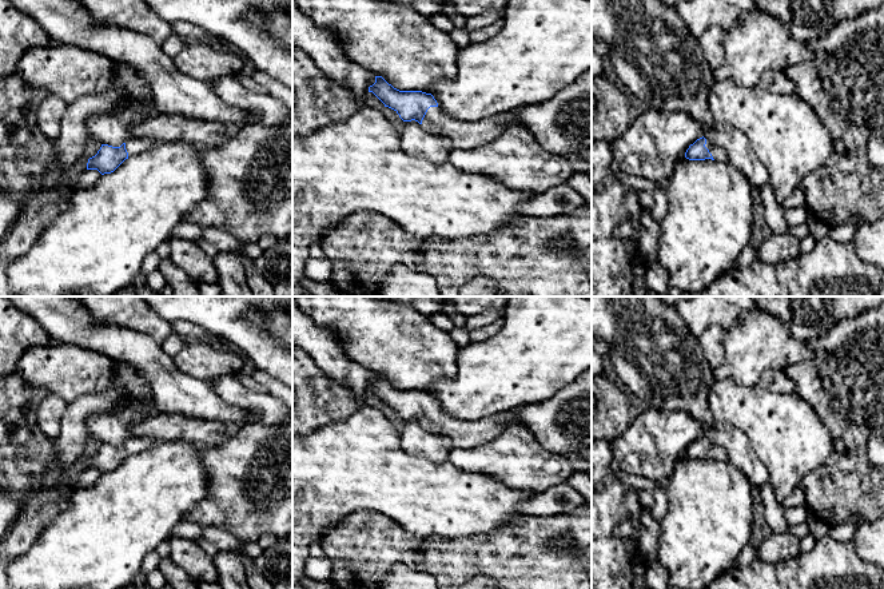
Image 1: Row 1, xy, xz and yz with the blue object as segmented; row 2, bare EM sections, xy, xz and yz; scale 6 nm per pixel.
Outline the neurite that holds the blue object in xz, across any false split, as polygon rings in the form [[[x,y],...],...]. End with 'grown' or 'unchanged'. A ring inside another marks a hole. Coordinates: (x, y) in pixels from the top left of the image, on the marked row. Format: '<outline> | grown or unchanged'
[[[592,69],[551,100],[517,107],[477,122],[454,120],[438,107],[431,93],[399,91],[382,76],[375,76],[369,92],[394,110],[403,122],[415,120],[427,132],[449,138],[454,148],[477,148],[495,139],[506,124],[521,123],[541,148],[566,156],[574,172],[586,172],[580,154],[592,150]]] | grown

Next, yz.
[[[704,136],[689,146],[685,158],[689,160],[712,159],[717,162],[728,162],[726,152],[722,148],[710,144]]] | grown

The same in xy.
[[[131,138],[120,147],[101,144],[97,154],[88,159],[87,170],[97,170],[101,175],[114,172],[126,159],[150,150],[155,142],[148,138]]] | grown

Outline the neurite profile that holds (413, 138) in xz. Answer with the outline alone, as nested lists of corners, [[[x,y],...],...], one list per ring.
[[[415,120],[403,123],[398,134],[398,143],[406,154],[429,160],[433,164],[449,163],[454,148],[449,138],[427,132]]]

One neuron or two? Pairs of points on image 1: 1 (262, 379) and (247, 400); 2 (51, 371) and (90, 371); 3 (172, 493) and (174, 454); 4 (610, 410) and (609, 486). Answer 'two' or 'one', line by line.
1: two
2: one
3: one
4: two

